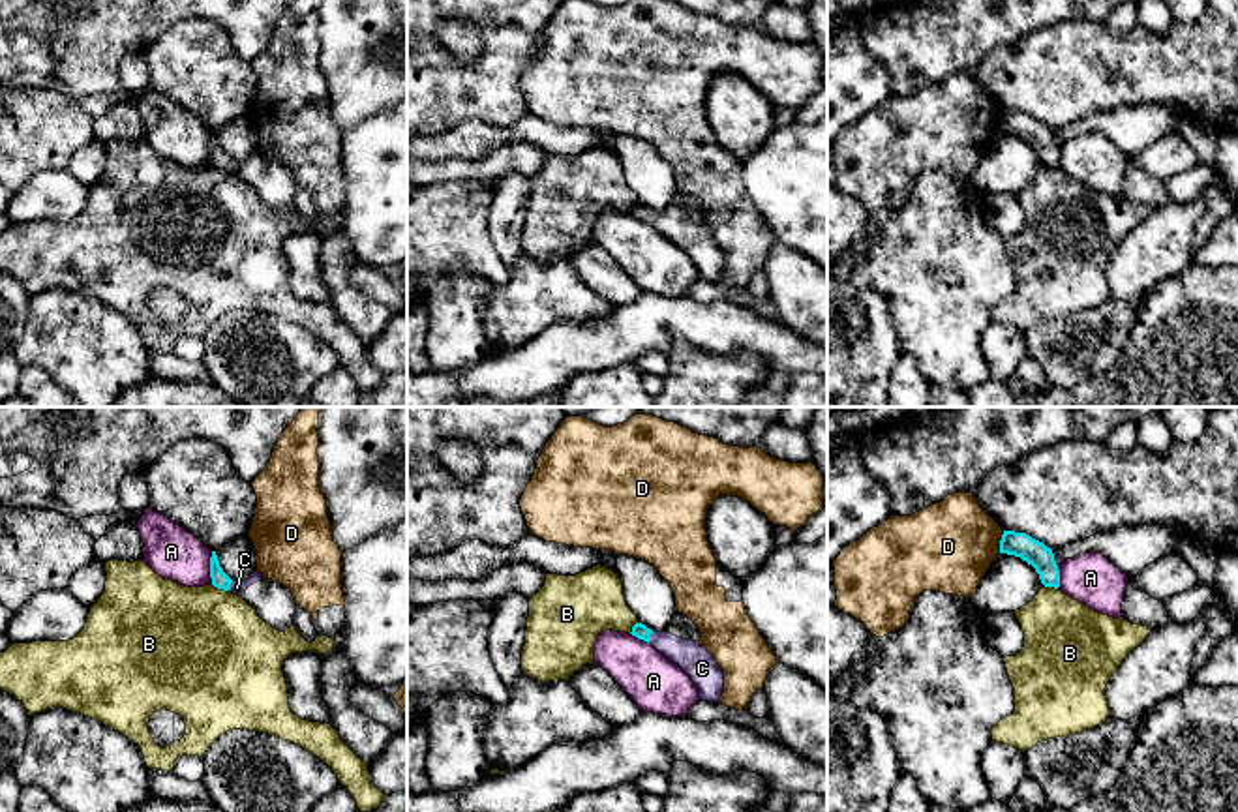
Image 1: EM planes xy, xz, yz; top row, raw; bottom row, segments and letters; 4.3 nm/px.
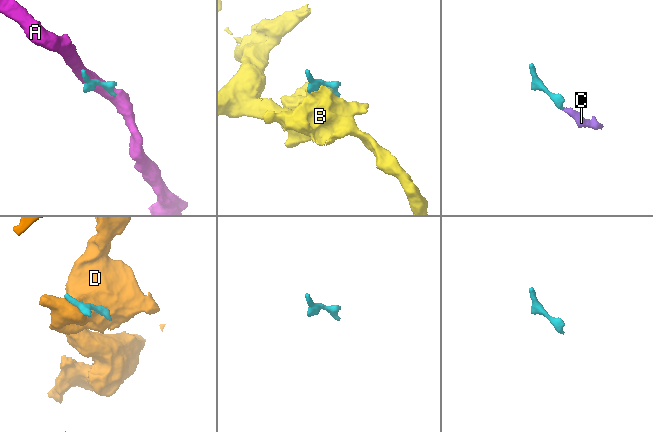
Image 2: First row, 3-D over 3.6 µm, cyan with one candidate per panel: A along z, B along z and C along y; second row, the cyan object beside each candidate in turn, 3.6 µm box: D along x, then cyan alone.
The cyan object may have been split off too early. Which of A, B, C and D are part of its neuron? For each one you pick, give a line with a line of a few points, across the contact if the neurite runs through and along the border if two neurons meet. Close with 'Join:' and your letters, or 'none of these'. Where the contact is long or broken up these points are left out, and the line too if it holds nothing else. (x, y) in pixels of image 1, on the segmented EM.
C: line xz (640, 631), (649, 638), (691, 657)
Join: C

